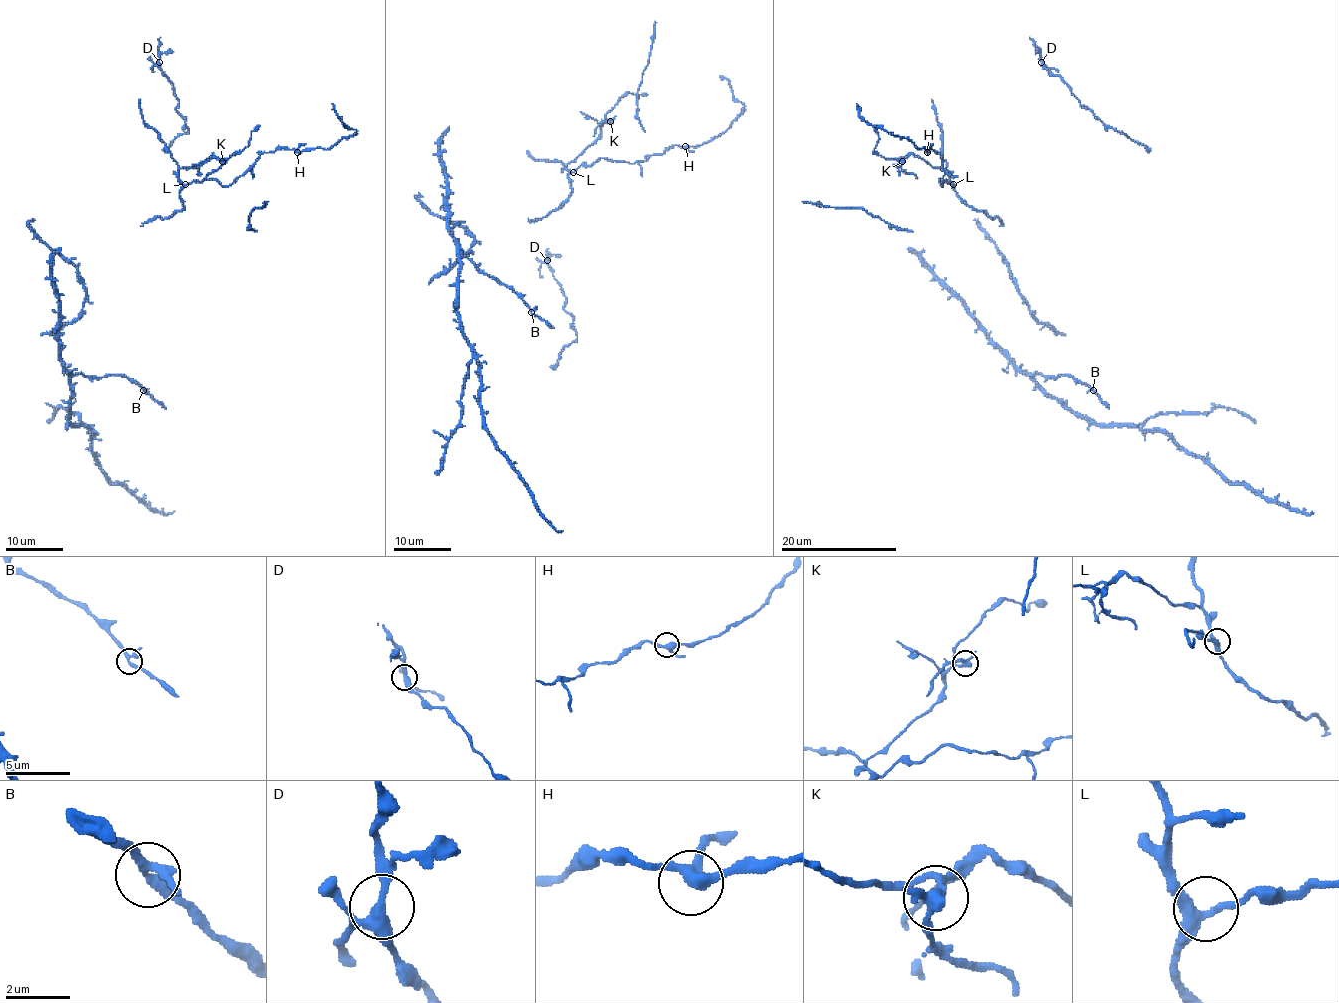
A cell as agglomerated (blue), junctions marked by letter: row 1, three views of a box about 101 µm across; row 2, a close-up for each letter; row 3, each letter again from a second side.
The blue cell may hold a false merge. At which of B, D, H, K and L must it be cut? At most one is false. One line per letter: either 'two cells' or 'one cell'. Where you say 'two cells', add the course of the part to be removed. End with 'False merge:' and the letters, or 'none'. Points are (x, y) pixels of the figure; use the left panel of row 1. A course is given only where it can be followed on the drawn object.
B: one cell
D: one cell
H: one cell
K: two cells; course (222, 161), (205, 178)
L: one cell
False merge: K

